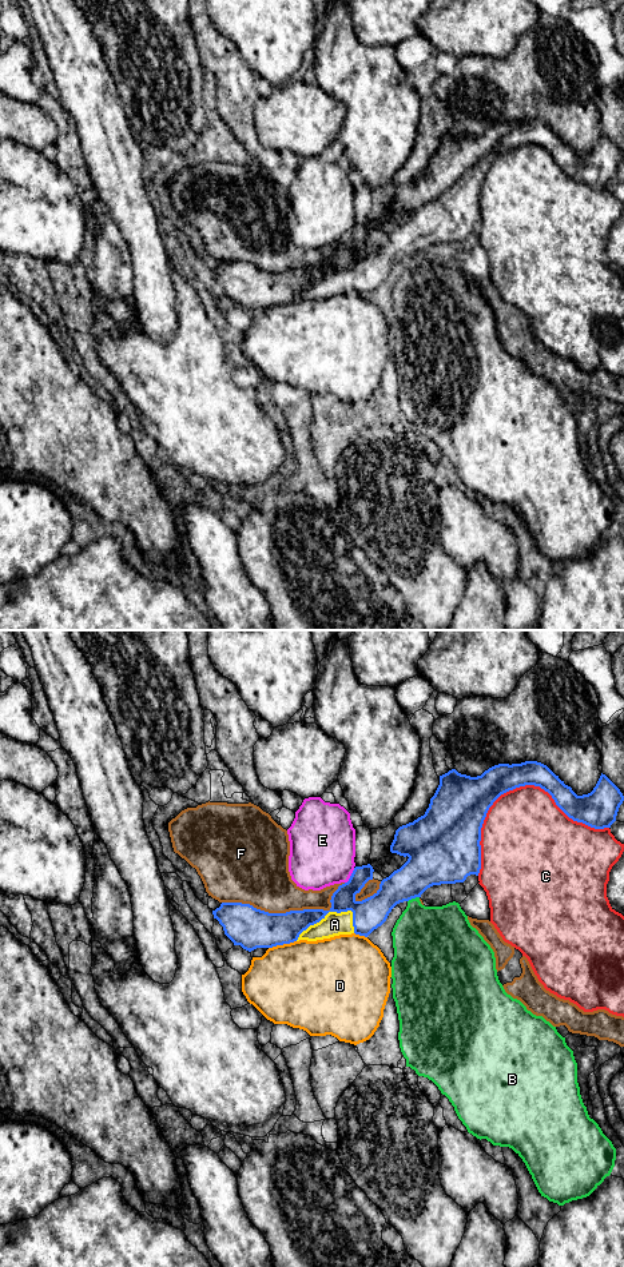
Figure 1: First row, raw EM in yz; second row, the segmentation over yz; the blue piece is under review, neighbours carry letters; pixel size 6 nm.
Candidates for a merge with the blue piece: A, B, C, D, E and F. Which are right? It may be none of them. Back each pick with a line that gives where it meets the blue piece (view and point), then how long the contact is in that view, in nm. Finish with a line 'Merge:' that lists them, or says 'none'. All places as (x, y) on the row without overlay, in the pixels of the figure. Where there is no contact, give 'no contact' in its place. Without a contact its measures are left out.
A: meets blue in yz at (324, 275); contact 400 nm long
Merge: A

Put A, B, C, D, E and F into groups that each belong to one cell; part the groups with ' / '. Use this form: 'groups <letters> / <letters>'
groups A / B / C / D / E / F

